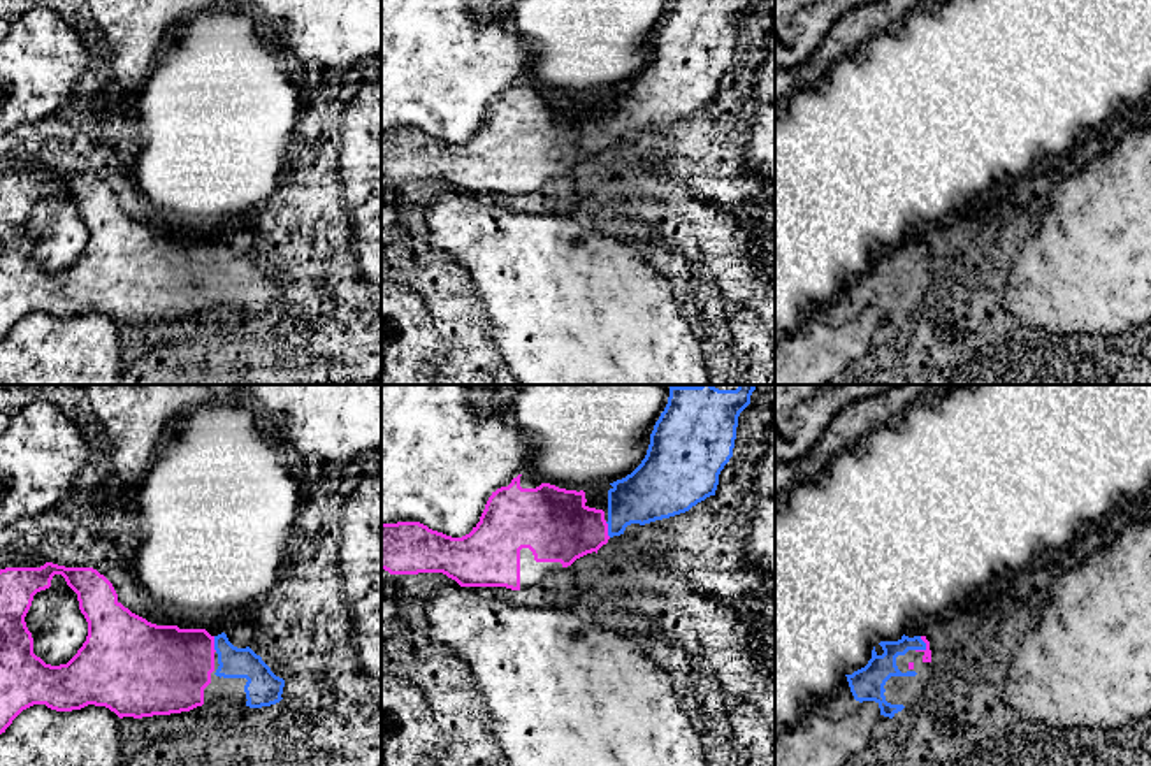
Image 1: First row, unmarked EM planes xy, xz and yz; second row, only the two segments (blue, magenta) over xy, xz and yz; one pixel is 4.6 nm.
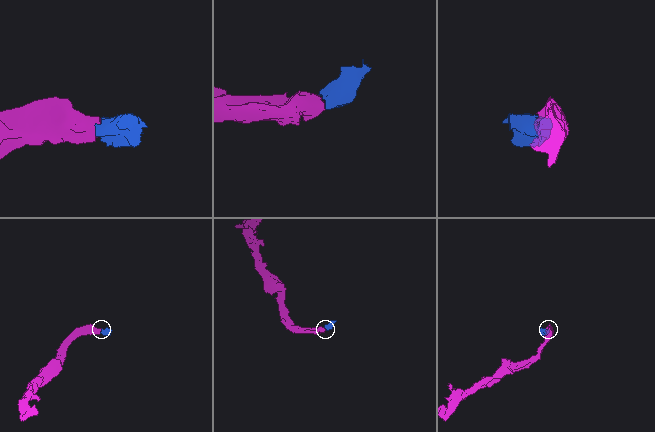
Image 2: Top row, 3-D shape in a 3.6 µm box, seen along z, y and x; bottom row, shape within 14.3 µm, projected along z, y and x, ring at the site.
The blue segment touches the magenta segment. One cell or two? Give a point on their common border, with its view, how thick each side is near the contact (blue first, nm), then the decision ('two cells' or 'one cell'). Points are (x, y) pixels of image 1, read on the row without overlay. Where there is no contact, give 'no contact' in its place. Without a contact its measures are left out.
meets blue in xy at (215, 250); 140 nm thick on the blue side, 380 nm on the other; one cell

